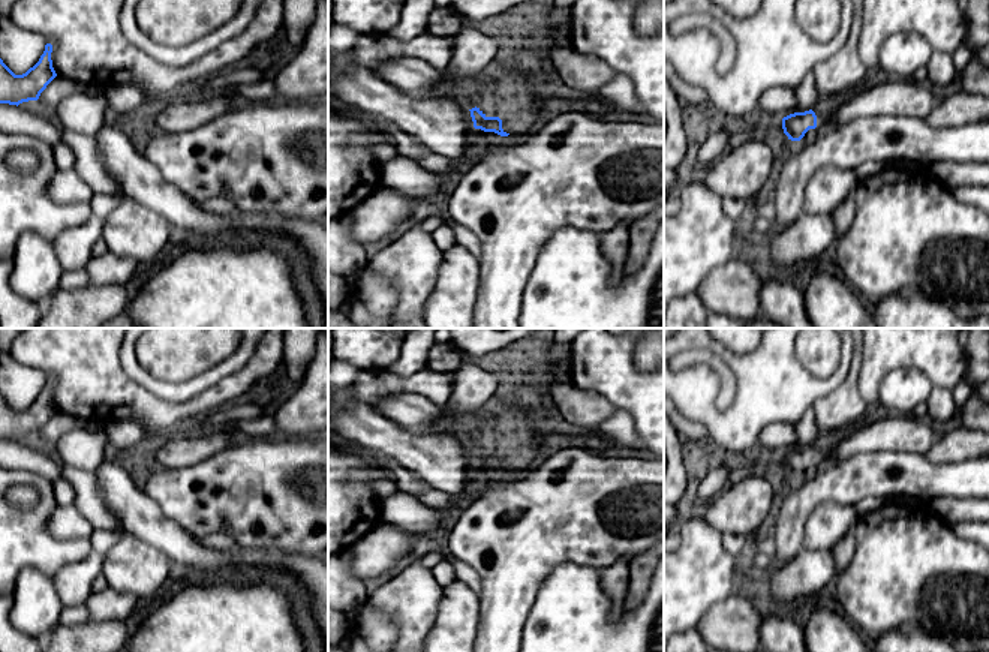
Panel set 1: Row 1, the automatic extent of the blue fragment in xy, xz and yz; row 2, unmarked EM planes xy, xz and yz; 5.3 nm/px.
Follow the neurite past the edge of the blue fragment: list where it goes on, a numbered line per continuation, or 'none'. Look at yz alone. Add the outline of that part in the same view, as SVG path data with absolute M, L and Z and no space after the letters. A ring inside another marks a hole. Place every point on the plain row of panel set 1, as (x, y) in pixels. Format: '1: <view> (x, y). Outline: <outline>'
1: yz (895, 432). Outline: M889 414L883 420L860 424L859 429L829 451L817 451L817 463L805 472L815 472L823 466L839 463L851 456L877 451L907 451L926 456L938 435L928 418Z

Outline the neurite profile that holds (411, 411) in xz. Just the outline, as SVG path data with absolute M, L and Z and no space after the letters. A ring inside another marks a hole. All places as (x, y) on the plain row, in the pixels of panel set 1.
M411 393L388 396L378 405L376 411L409 430L429 429L432 424L447 418L442 415L441 406Z

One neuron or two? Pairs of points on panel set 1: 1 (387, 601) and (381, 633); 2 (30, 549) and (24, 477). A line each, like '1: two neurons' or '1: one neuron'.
1: two neurons
2: one neuron

